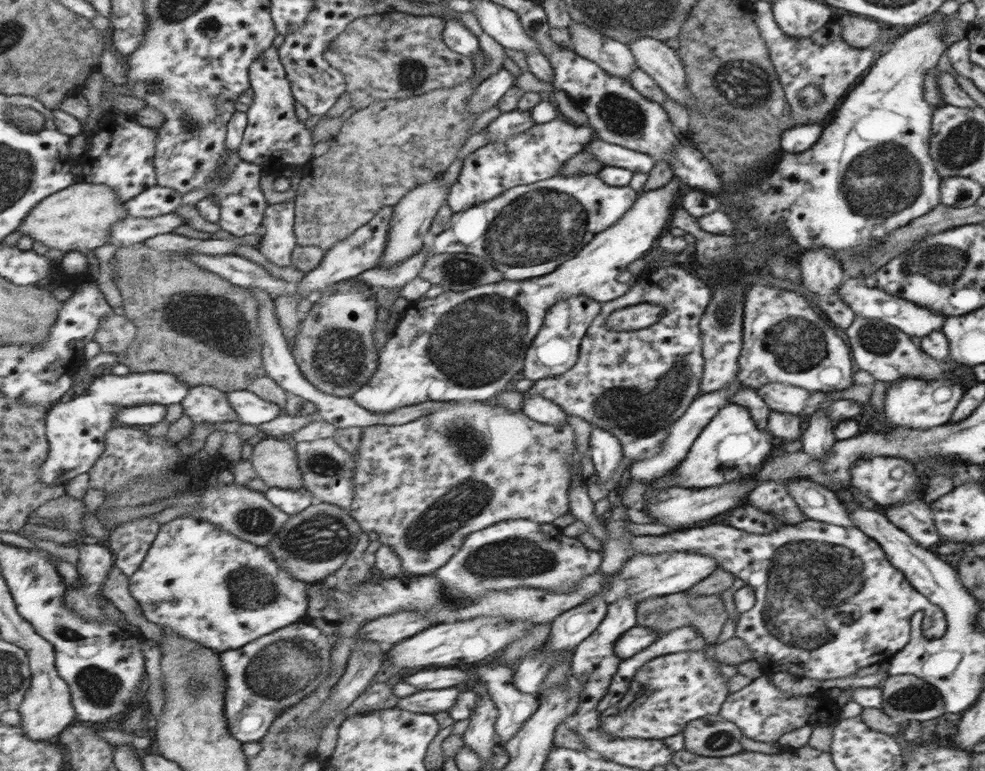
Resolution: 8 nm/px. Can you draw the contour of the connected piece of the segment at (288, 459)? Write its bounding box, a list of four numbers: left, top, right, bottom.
[251,437,305,488]

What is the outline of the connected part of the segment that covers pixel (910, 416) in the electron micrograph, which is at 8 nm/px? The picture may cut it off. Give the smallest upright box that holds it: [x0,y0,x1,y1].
[883,377,963,430]

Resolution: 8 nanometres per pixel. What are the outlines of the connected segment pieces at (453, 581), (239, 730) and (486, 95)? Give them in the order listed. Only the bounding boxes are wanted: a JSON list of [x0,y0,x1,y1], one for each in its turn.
[[432,519,601,601],[220,620,334,742],[471,68,515,114]]

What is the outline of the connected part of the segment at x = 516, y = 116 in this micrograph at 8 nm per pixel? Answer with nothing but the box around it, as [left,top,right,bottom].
[484,108,535,142]

